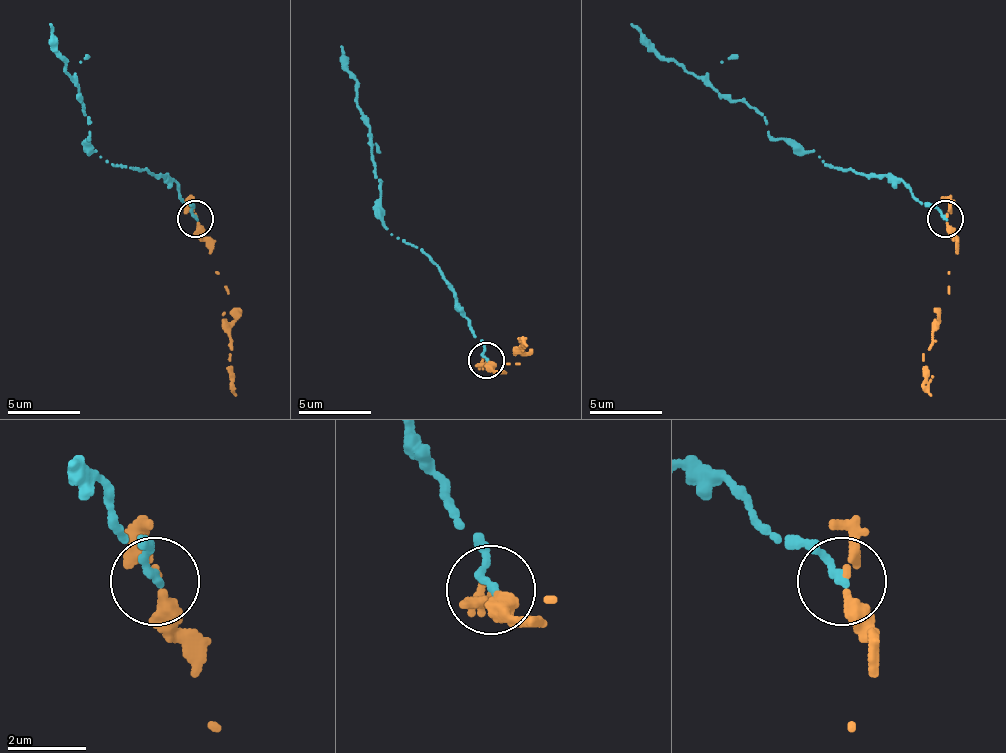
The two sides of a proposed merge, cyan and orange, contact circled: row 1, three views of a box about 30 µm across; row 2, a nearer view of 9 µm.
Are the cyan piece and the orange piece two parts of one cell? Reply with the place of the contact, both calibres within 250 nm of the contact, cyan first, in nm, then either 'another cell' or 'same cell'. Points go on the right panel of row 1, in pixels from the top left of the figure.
(945, 219) | 240/240 nm | another cell

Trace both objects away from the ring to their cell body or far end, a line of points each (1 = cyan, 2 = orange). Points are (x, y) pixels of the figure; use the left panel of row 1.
1: (194, 220), (194, 205), (183, 201), (176, 183), (110, 165), (92, 150), (81, 96), (48, 23)
2: (194, 216), (234, 307), (231, 344), (234, 395)

